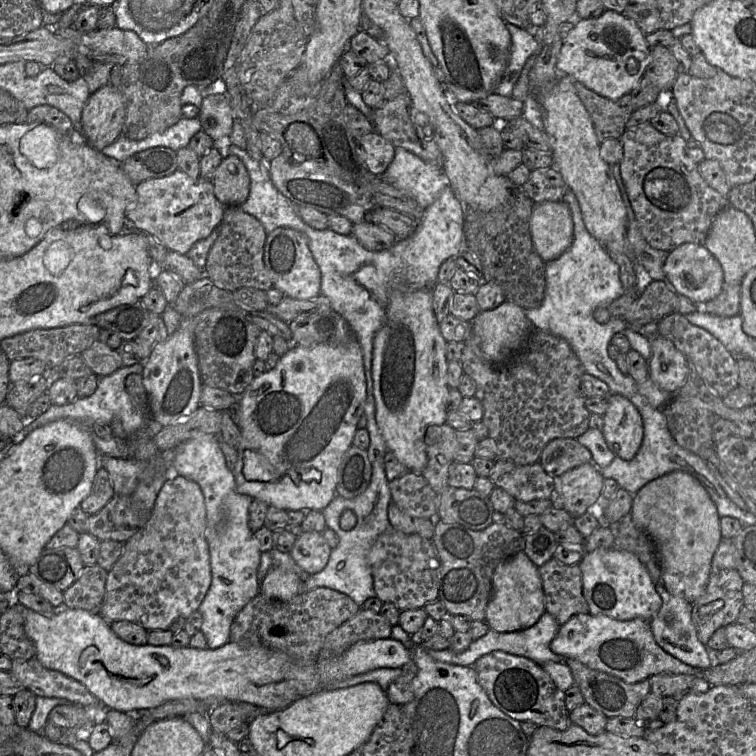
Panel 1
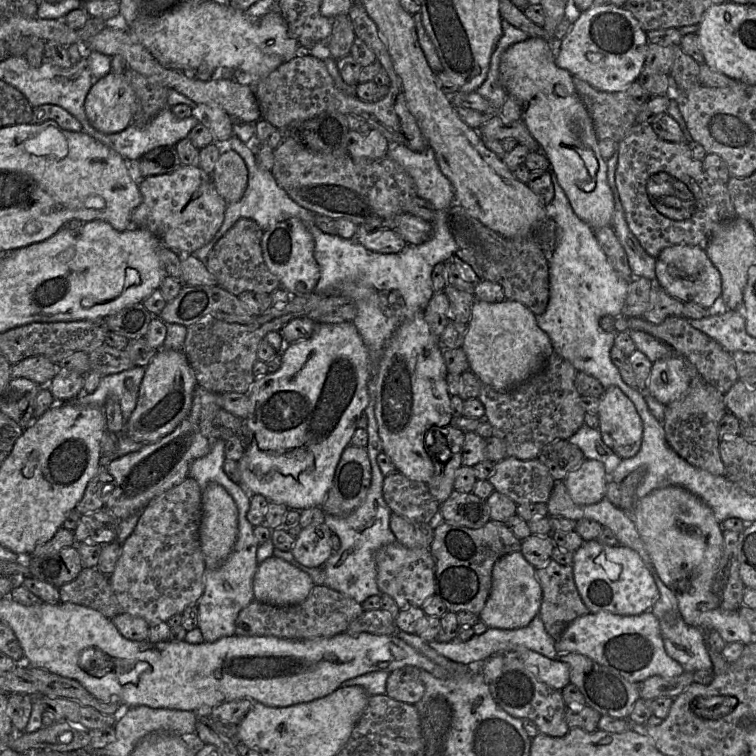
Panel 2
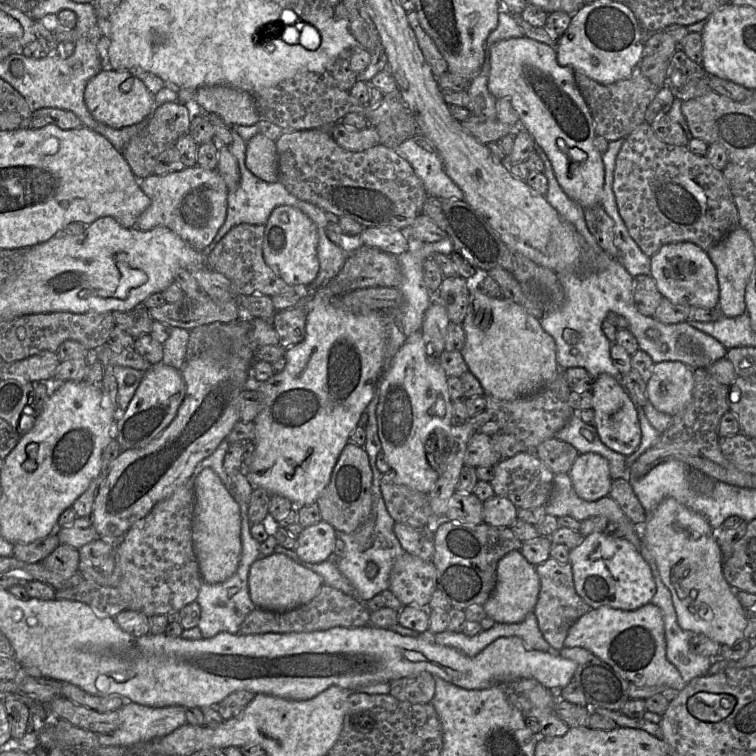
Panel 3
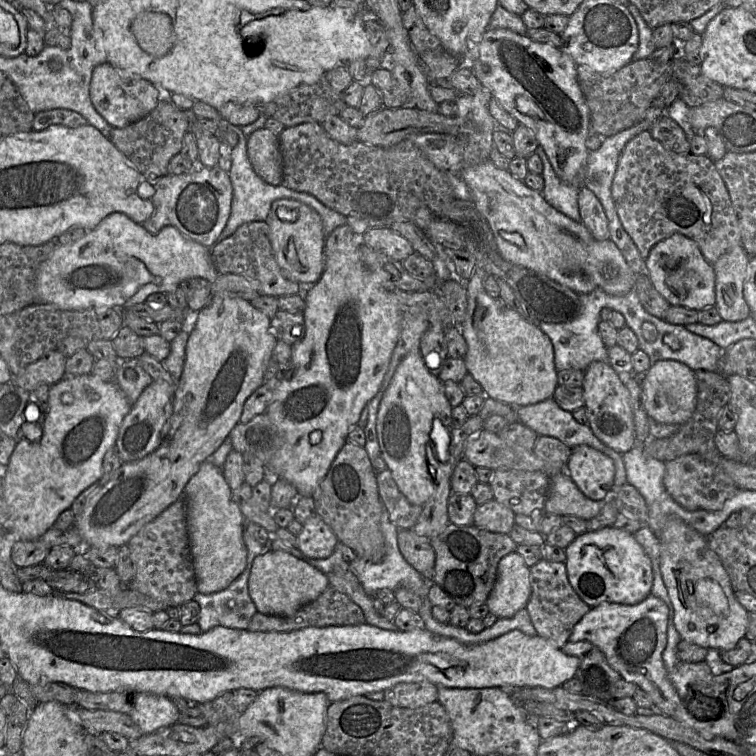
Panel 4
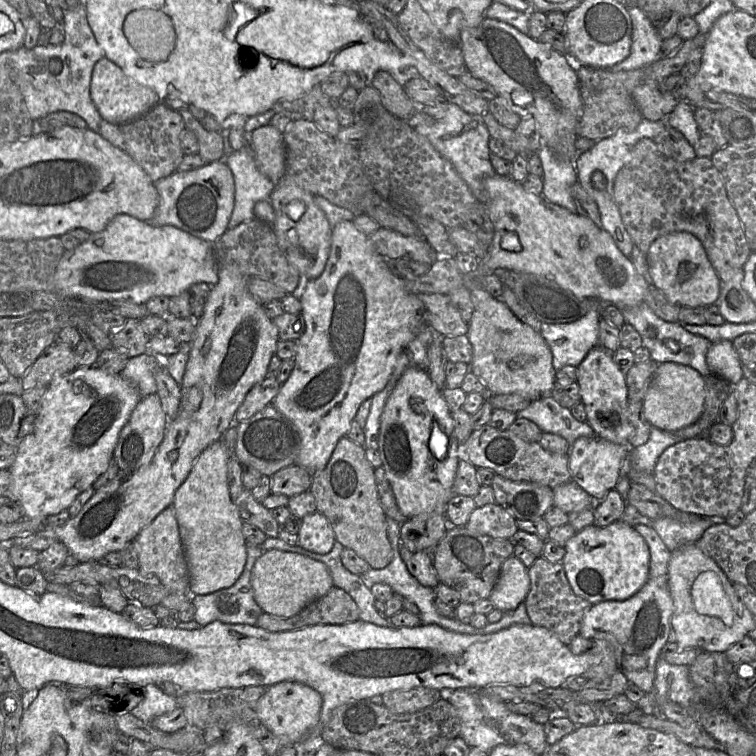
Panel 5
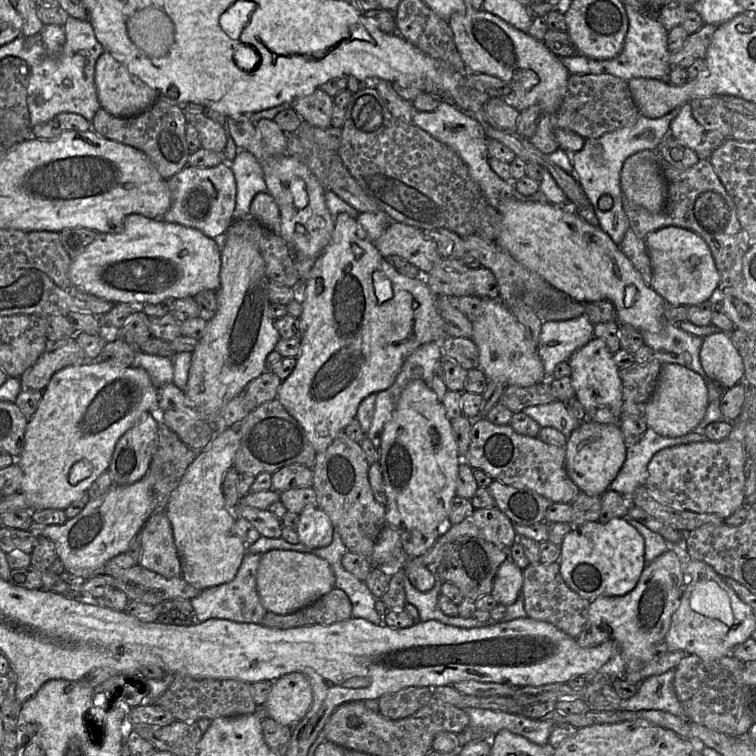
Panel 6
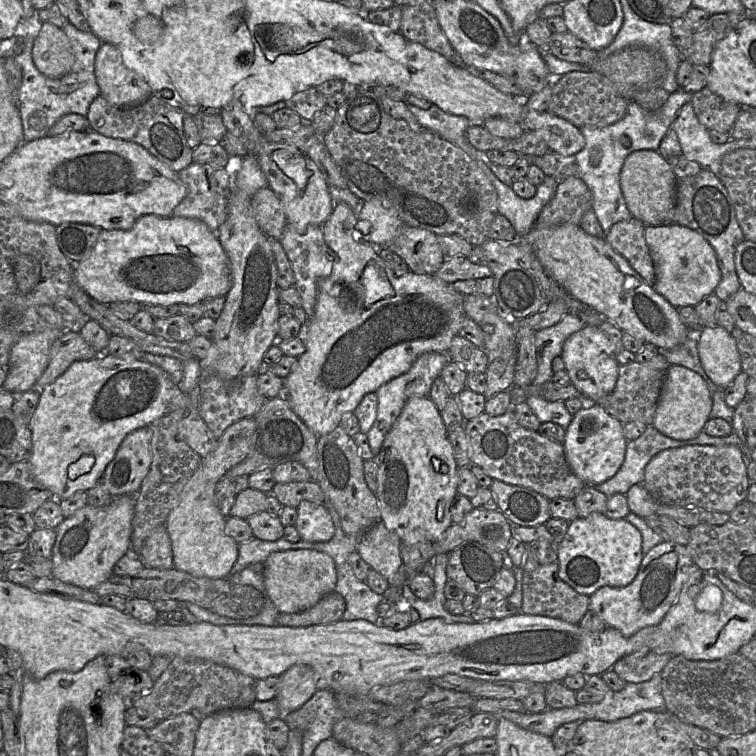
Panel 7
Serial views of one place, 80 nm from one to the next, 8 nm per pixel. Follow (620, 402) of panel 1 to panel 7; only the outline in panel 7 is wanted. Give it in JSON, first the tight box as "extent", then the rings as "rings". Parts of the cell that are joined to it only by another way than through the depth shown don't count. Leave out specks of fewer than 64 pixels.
{"extent":[561,325,620,403],"rings":[[[586,325],[564,342],[561,357],[565,371],[581,396],[586,398],[585,403],[596,402],[614,390],[620,366],[616,355],[607,335],[597,326]]]}

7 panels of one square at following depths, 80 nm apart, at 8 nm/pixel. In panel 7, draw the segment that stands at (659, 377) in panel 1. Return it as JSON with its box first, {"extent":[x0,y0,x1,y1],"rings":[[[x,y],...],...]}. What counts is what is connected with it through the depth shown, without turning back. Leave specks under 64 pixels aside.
{"extent":[652,365,712,439],"rings":[[[670,365],[665,375],[652,426],[661,434],[676,439],[697,437],[710,418],[712,394],[707,382],[696,372],[680,365]]]}

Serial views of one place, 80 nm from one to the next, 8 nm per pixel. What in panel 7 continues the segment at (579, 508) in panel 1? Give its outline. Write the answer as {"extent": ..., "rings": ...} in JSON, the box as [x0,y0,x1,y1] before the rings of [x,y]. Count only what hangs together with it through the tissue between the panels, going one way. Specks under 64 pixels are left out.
{"extent":[563,402,627,486],"rings":[[[587,402],[573,415],[566,429],[563,442],[565,458],[573,471],[586,486],[605,482],[620,469],[626,454],[627,440],[624,436],[623,424],[611,416],[601,405]]]}

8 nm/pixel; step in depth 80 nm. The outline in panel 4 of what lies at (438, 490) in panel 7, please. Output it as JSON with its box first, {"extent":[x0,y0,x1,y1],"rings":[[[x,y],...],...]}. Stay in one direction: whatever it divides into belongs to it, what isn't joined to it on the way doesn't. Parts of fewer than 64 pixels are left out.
{"extent":[376,351,452,506],"rings":[[[420,351],[407,353],[398,364],[390,384],[380,401],[377,412],[376,432],[380,445],[380,454],[387,465],[387,469],[390,470],[400,492],[413,505],[423,506],[436,489],[434,472],[436,472],[437,468],[428,462],[430,432],[434,419],[439,419],[447,429],[452,428],[452,408],[445,396],[443,382],[427,369]]]}

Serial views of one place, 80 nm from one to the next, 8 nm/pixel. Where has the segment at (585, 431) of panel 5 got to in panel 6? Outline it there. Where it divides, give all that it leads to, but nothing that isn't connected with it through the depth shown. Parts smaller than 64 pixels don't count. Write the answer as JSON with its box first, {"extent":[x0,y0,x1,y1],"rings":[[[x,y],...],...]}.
{"extent":[522,400,581,438],"rings":[[[558,400],[529,406],[522,411],[534,419],[540,427],[553,427],[567,438],[581,424],[581,421],[569,414],[566,404]]]}

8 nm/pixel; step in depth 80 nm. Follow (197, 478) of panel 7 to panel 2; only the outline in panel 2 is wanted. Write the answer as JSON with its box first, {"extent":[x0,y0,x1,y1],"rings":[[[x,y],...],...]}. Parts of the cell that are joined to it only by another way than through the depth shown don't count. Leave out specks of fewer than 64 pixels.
{"extent":[199,482,238,569],"rings":[[[211,482],[202,491],[202,518],[199,528],[201,550],[206,569],[217,569],[233,550],[238,535],[238,509],[233,498],[218,483]]]}

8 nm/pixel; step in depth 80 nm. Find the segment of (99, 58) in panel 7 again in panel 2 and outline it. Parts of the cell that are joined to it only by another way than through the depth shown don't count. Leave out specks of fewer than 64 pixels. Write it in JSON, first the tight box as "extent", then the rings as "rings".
{"extent":[84,72,135,134],"rings":[[[110,72],[93,83],[84,109],[93,128],[104,134],[115,134],[131,124],[135,102],[135,92],[126,76]]]}

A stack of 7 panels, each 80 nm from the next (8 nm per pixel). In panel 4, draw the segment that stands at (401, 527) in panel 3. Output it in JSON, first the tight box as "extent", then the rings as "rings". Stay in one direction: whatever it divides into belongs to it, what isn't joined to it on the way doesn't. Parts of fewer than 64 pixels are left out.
{"extent":[398,529,435,580],"rings":[[[399,529],[398,548],[405,560],[418,571],[425,580],[434,576],[435,552],[430,539],[419,536],[412,529]]]}

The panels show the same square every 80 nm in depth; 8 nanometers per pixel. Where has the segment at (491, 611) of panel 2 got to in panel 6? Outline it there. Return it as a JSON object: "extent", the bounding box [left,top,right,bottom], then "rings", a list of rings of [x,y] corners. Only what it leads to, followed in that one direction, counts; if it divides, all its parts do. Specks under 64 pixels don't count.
{"extent":[490,556,523,606],"rings":[[[510,556],[498,568],[490,593],[498,604],[509,606],[516,601],[523,587],[523,570]]]}

